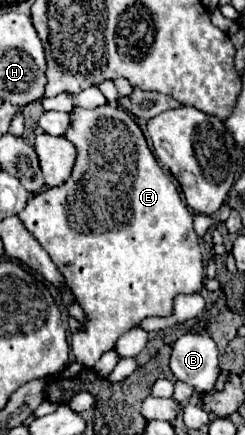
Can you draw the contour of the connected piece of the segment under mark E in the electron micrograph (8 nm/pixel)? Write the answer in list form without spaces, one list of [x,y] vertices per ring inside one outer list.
[[[110,104],[98,106],[96,110],[74,106],[70,116],[72,120],[64,138],[68,138],[78,152],[70,180],[34,194],[18,218],[60,268],[68,288],[88,316],[84,330],[72,334],[70,346],[76,360],[92,368],[104,352],[114,350],[120,334],[148,316],[170,316],[176,296],[200,292],[204,286],[204,264],[200,238],[192,226],[192,212],[148,150],[136,120],[126,110]]]

